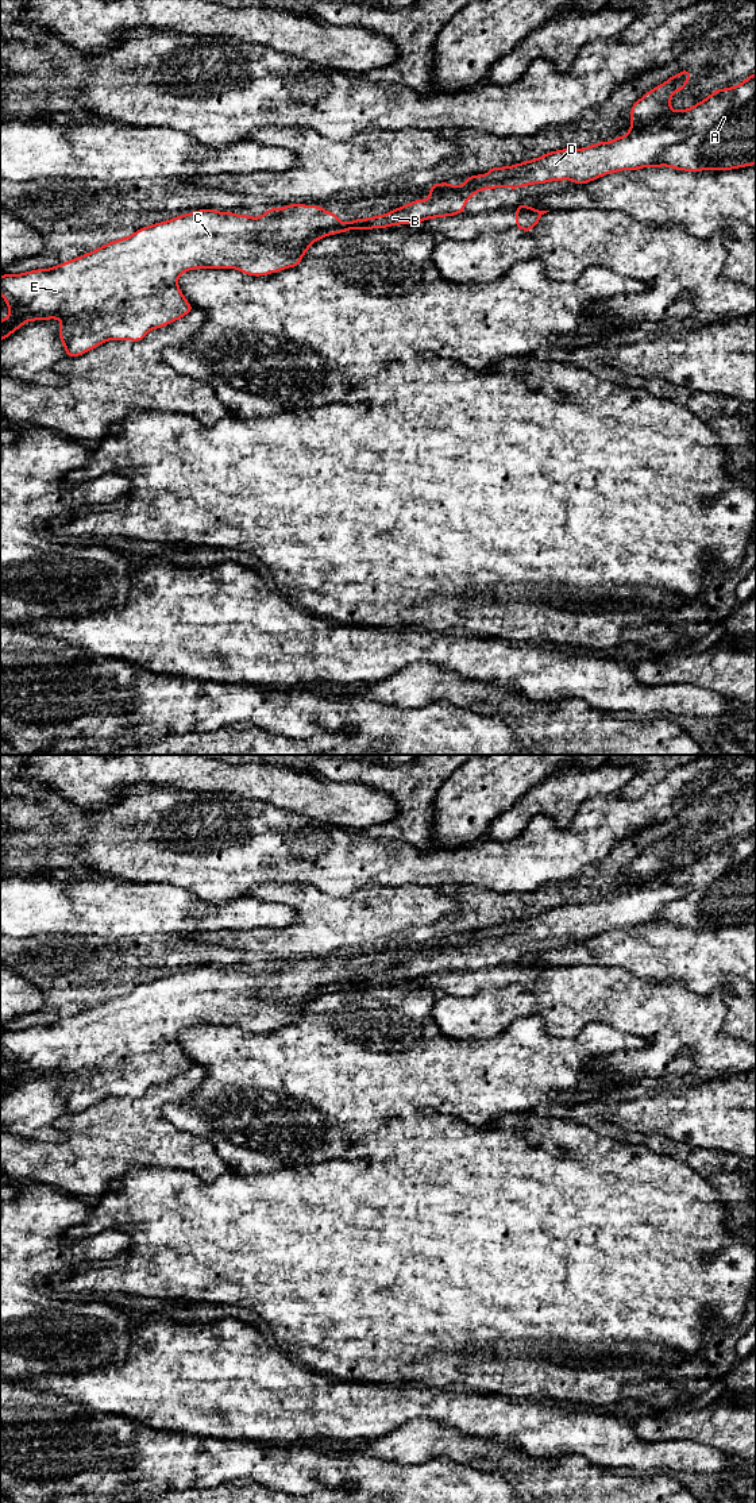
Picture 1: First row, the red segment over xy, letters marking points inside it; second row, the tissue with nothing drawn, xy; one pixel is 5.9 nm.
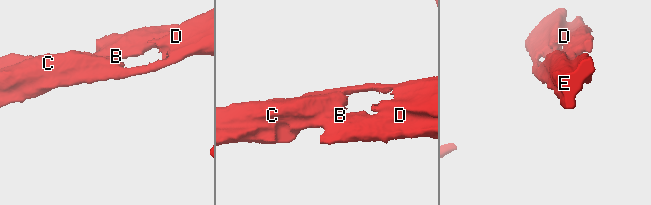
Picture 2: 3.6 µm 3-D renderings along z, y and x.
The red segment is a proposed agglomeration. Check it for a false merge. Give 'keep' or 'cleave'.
cleave

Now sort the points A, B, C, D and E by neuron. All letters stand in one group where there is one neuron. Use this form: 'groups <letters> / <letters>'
groups A C E / B D

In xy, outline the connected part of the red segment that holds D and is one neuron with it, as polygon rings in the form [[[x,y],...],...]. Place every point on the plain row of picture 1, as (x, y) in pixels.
[[[644,886],[609,898],[594,899],[590,903],[551,907],[537,916],[513,922],[489,924],[486,925],[487,932],[467,932],[464,941],[450,941],[446,937],[428,943],[431,949],[427,956],[413,956],[404,963],[374,974],[358,974],[350,979],[339,978],[325,991],[359,984],[373,986],[398,980],[417,980],[427,975],[464,970],[467,956],[483,945],[500,943],[517,945],[562,936],[571,936],[576,941],[583,941],[609,929],[648,924],[670,902],[679,899],[686,893],[686,887]]]

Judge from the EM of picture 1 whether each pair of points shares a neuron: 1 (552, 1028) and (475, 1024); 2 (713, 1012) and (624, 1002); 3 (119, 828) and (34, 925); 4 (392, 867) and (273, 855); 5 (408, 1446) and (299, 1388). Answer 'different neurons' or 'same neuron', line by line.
1: same neuron
2: same neuron
3: different neurons
4: same neuron
5: different neurons

